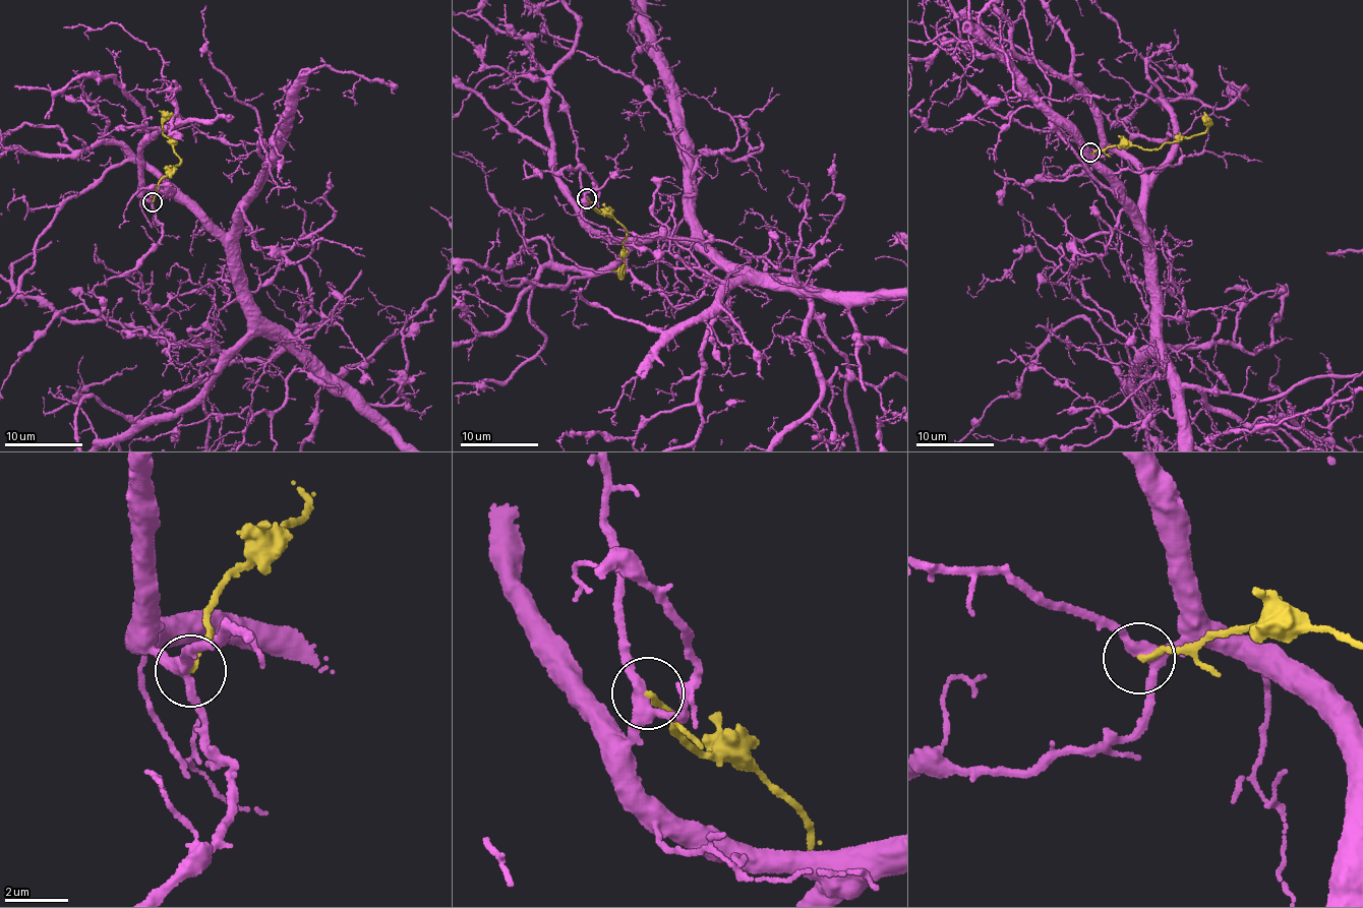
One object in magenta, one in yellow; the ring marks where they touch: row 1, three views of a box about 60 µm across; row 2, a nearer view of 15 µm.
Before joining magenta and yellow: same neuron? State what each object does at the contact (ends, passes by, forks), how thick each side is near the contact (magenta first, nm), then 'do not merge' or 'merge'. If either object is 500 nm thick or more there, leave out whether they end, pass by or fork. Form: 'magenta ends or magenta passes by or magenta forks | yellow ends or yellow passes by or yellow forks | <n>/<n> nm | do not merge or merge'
magenta forks | yellow ends | 320/180 nm | do not merge

